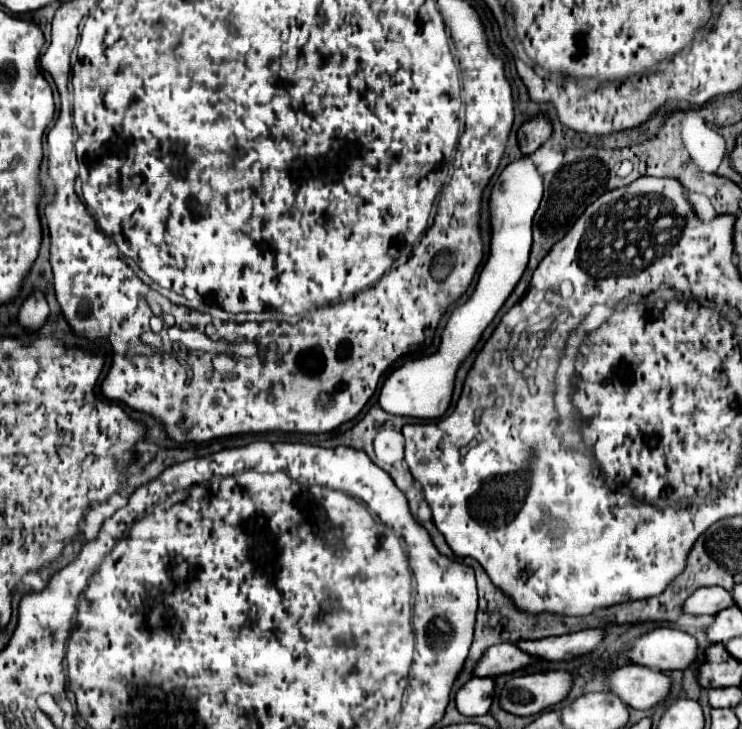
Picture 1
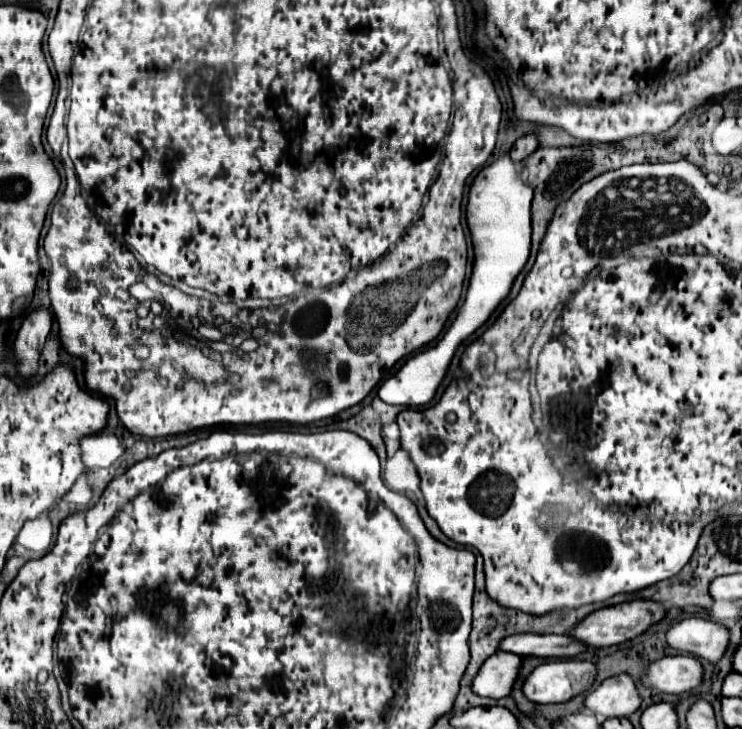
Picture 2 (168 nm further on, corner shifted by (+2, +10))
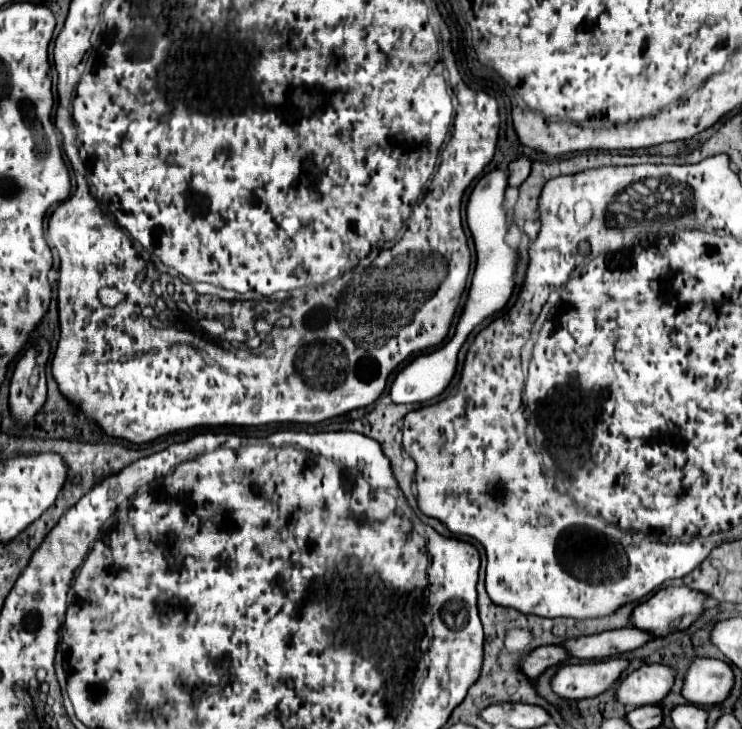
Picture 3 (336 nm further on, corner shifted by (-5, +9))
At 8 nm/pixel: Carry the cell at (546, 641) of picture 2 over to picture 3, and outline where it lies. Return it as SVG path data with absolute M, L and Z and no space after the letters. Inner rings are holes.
M626 627L616 631L604 631L590 637L580 637L574 641L566 641L562 645L570 651L572 657L578 659L608 659L620 653L634 651L652 639L656 637L650 637L650 633L642 633L634 627Z

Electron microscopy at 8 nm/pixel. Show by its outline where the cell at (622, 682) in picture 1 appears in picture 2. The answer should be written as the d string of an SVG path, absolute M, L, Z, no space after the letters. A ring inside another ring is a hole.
M665 656L649 664L641 684L663 694L681 694L701 684L703 668L693 656Z

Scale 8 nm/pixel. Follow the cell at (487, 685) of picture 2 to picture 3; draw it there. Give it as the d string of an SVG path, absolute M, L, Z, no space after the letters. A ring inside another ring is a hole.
M548 645L548 647L538 647L534 651L530 651L528 655L524 655L524 659L520 661L520 667L524 669L524 673L530 679L538 679L548 667L558 665L562 661L566 661L570 655L566 653L566 649L562 645Z

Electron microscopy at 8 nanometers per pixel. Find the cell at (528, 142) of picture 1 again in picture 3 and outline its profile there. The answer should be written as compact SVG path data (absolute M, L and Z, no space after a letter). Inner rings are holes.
M520 157L520 159L512 161L510 167L508 167L508 185L510 187L520 187L526 181L528 173L530 173L530 159Z

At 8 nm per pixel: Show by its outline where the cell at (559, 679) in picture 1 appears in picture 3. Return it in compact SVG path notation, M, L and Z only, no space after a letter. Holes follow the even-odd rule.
M628 659L568 663L558 669L552 679L552 689L564 699L586 699L608 691L628 667Z

